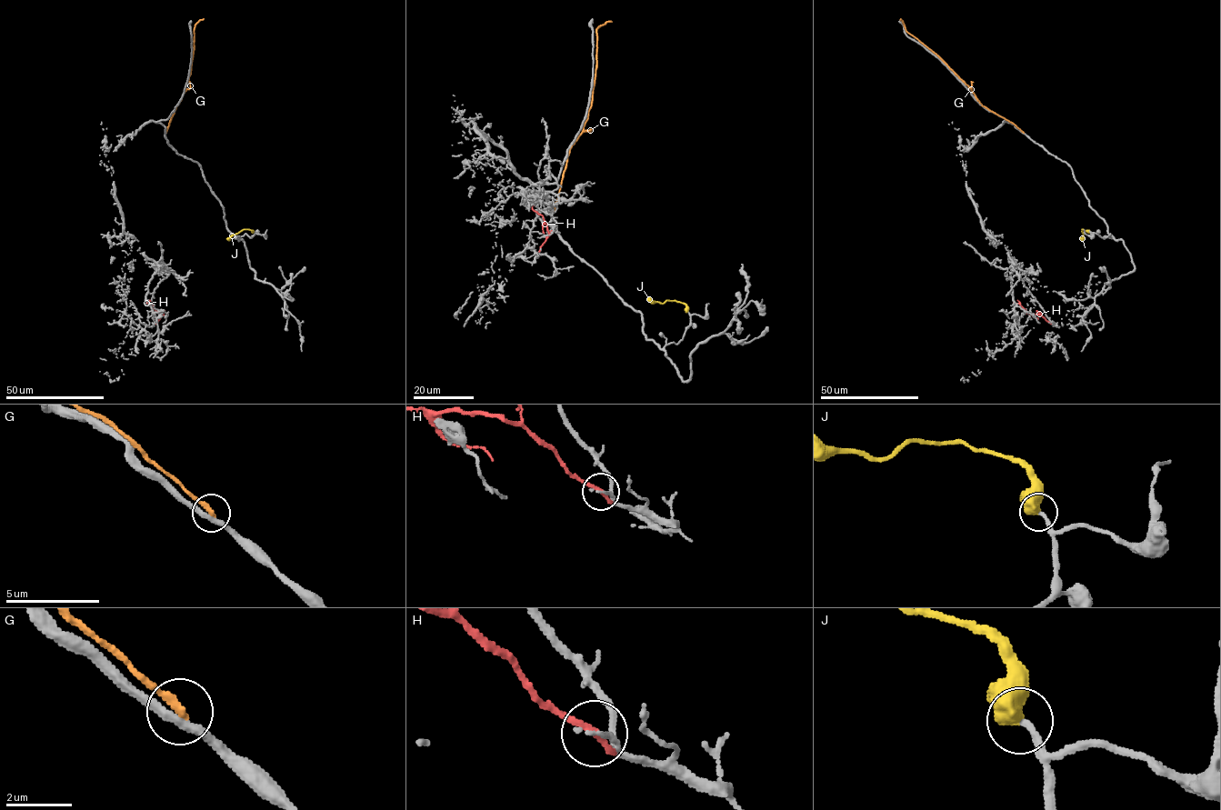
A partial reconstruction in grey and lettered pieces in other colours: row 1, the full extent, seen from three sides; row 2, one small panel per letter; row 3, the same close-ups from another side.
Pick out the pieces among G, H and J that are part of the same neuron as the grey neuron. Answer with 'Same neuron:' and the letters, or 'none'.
Same neuron: J

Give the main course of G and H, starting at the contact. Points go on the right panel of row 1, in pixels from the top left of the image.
G: (1023, 133), (984, 106), (969, 87), (934, 53), (908, 34), (900, 19)
H: (1049, 322), (1013, 303)

